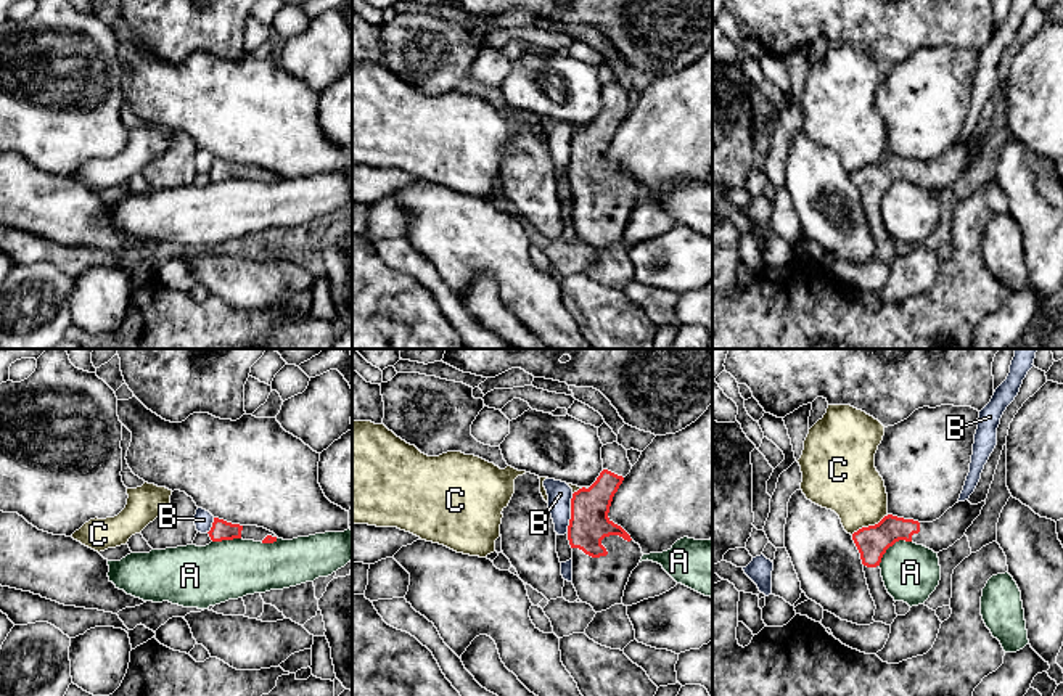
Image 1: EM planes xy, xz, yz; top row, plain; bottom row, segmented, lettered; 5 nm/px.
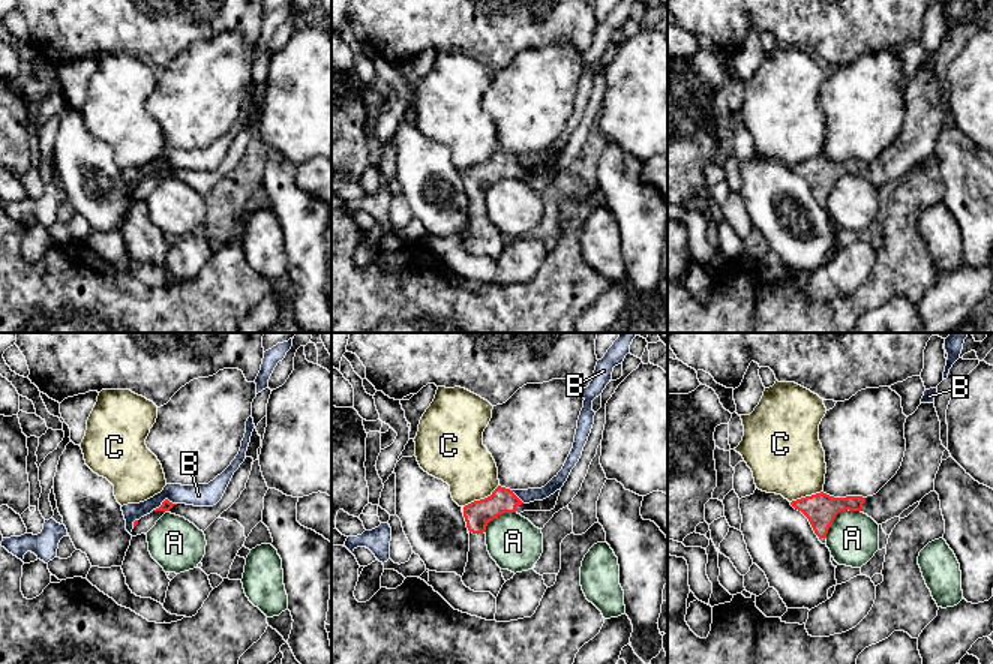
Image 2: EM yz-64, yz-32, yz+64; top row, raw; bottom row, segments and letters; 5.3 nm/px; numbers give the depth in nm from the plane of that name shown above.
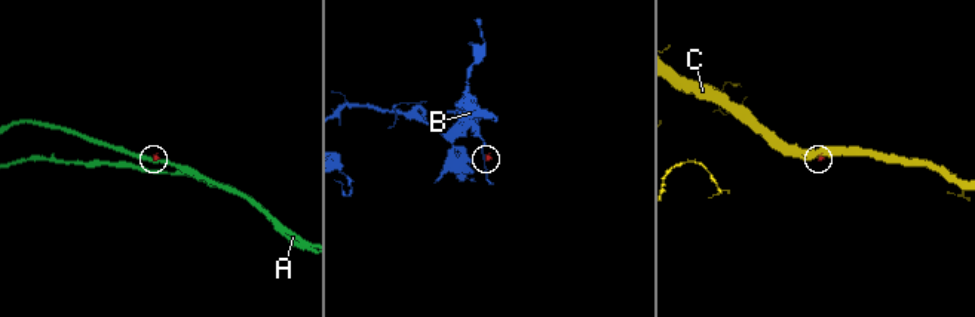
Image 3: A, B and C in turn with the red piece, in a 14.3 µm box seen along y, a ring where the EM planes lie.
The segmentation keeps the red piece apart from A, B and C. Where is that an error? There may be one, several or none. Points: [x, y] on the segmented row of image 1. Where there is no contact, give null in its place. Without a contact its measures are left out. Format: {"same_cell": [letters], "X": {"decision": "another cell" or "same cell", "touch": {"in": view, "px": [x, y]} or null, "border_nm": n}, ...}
{"same_cell": [], "A": {"decision": "another cell", "touch": {"in": "yz", "px": [891, 545]}, "border_nm": 200}, "B": {"decision": "another cell", "touch": {"in": "xz", "px": [571, 513]}, "border_nm": 190}, "C": {"decision": "another cell", "touch": {"in": "yz", "px": [869, 526]}, "border_nm": 220}}

